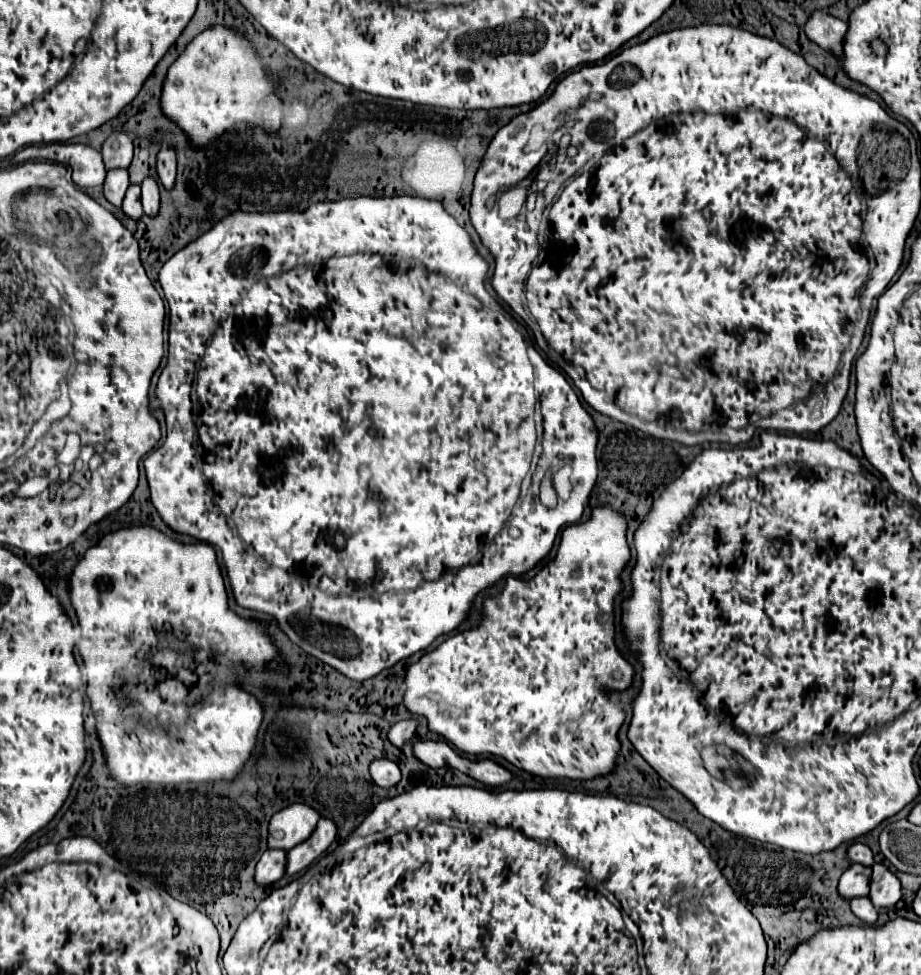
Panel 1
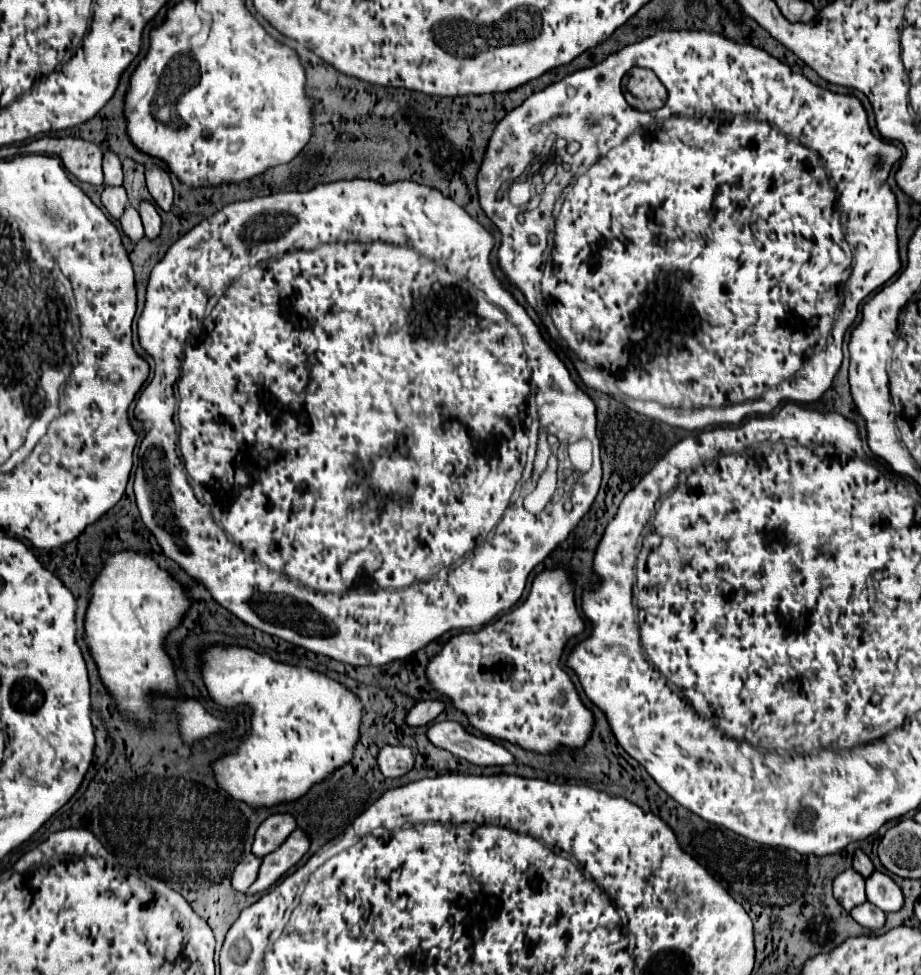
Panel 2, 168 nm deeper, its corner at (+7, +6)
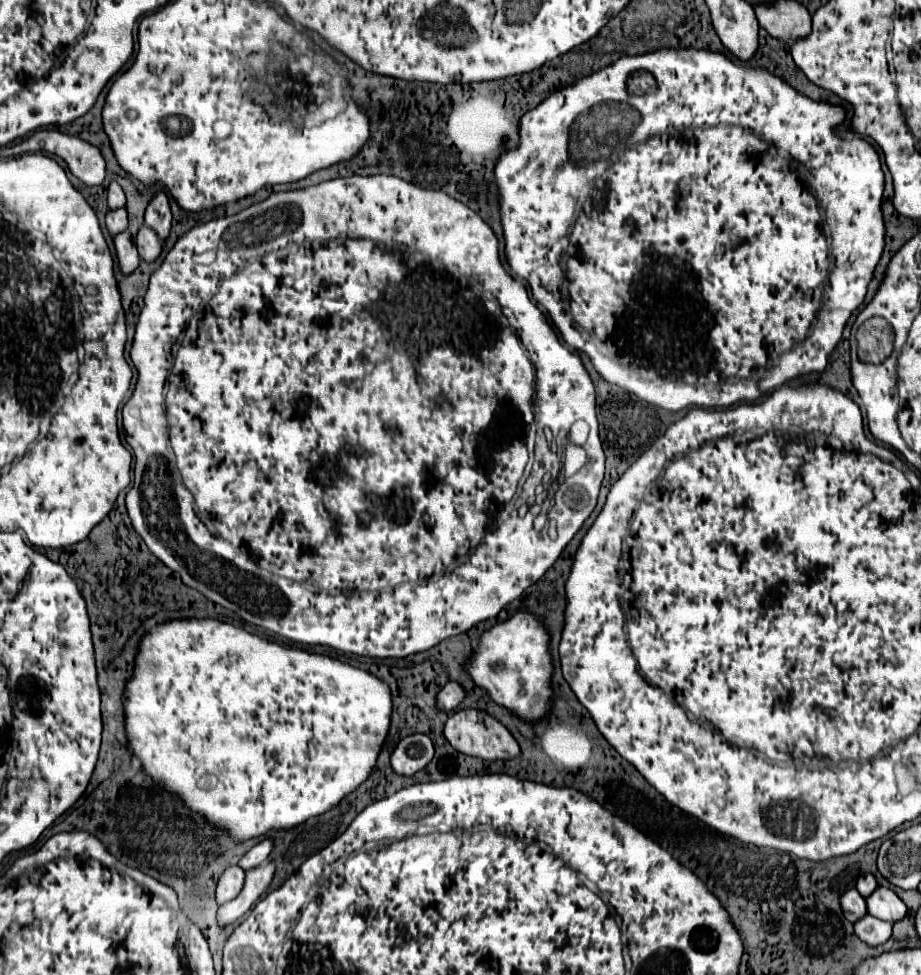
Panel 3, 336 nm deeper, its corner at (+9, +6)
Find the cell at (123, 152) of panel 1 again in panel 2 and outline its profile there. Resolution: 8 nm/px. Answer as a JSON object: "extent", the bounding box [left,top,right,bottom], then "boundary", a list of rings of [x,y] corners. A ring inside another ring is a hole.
{"extent":[104,150,122,186],"boundary":[[[106,150],[104,152],[104,184],[108,186],[120,186],[122,184],[122,164],[120,156],[116,152]]]}

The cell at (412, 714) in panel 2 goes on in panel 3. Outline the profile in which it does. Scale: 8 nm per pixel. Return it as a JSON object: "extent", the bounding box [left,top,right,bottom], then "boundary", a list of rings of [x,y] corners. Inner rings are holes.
{"extent":[438,682,466,712],"boundary":[[[448,682],[438,694],[438,706],[446,712],[454,710],[466,698],[466,690],[458,682]]]}

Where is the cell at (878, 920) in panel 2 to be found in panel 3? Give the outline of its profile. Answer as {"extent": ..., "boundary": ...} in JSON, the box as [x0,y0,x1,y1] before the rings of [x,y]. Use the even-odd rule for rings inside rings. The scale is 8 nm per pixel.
{"extent":[854,914,892,946],"boundary":[[[868,914],[862,920],[858,920],[858,924],[854,924],[854,930],[858,938],[868,946],[880,946],[892,936],[892,924],[886,924]]]}

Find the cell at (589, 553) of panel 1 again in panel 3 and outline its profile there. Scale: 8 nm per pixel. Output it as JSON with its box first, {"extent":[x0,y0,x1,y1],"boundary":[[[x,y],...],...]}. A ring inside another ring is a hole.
{"extent":[466,610,552,720],"boundary":[[[520,610],[502,624],[496,624],[480,636],[480,646],[466,664],[476,686],[488,690],[496,704],[506,706],[522,720],[540,720],[550,702],[552,658],[548,654],[548,632],[534,614]]]}

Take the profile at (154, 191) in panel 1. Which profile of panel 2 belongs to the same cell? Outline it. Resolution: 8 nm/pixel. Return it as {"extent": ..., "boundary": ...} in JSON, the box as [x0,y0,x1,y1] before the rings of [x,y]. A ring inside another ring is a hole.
{"extent":[138,200,160,238],"boundary":[[[142,200],[140,202],[140,208],[138,208],[140,216],[142,216],[142,222],[144,222],[144,232],[148,238],[156,238],[158,232],[160,232],[160,214],[158,214],[158,208],[154,202],[150,200]]]}

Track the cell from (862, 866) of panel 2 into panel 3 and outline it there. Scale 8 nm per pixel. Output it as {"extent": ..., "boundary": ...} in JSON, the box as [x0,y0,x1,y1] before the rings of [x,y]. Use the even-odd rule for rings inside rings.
{"extent":[856,874,878,898],"boundary":[[[864,874],[864,876],[860,876],[860,880],[856,882],[856,890],[858,890],[864,898],[868,898],[876,888],[878,888],[878,884],[876,884],[876,880],[874,880],[872,874]]]}

